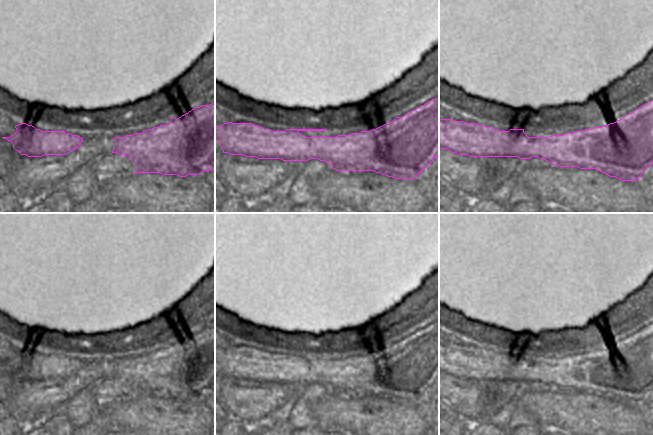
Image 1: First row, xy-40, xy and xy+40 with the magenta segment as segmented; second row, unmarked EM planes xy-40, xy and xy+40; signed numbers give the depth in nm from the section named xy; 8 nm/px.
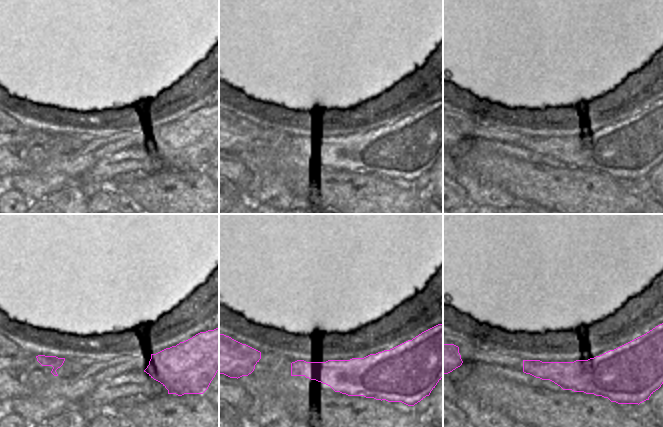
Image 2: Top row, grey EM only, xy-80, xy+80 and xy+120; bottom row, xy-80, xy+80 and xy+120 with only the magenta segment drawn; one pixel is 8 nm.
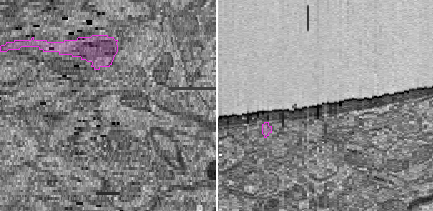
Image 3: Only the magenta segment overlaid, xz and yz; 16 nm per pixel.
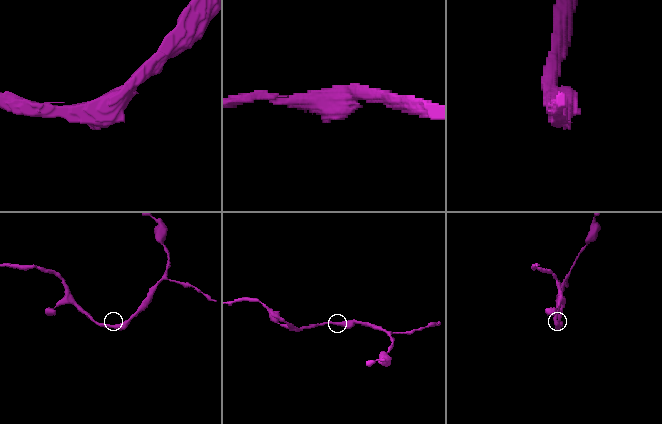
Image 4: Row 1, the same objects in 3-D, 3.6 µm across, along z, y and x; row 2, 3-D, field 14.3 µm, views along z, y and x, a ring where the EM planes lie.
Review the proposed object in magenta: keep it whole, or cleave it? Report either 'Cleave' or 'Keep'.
Keep.

